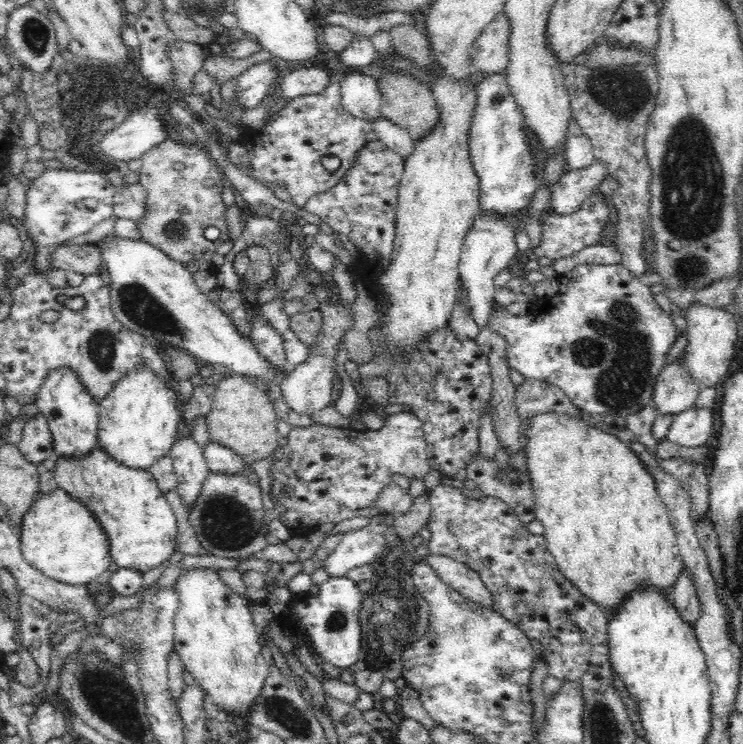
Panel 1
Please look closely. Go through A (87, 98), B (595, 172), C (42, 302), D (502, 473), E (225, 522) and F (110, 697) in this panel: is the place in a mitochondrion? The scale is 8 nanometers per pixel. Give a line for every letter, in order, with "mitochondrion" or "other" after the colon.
A: mitochondrion
B: other
C: other
D: mitochondrion
E: mitochondrion
F: mitochondrion

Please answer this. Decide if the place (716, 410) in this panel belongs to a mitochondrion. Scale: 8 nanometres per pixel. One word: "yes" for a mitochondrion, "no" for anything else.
no

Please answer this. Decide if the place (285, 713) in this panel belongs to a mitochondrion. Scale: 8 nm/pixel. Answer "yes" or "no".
yes

